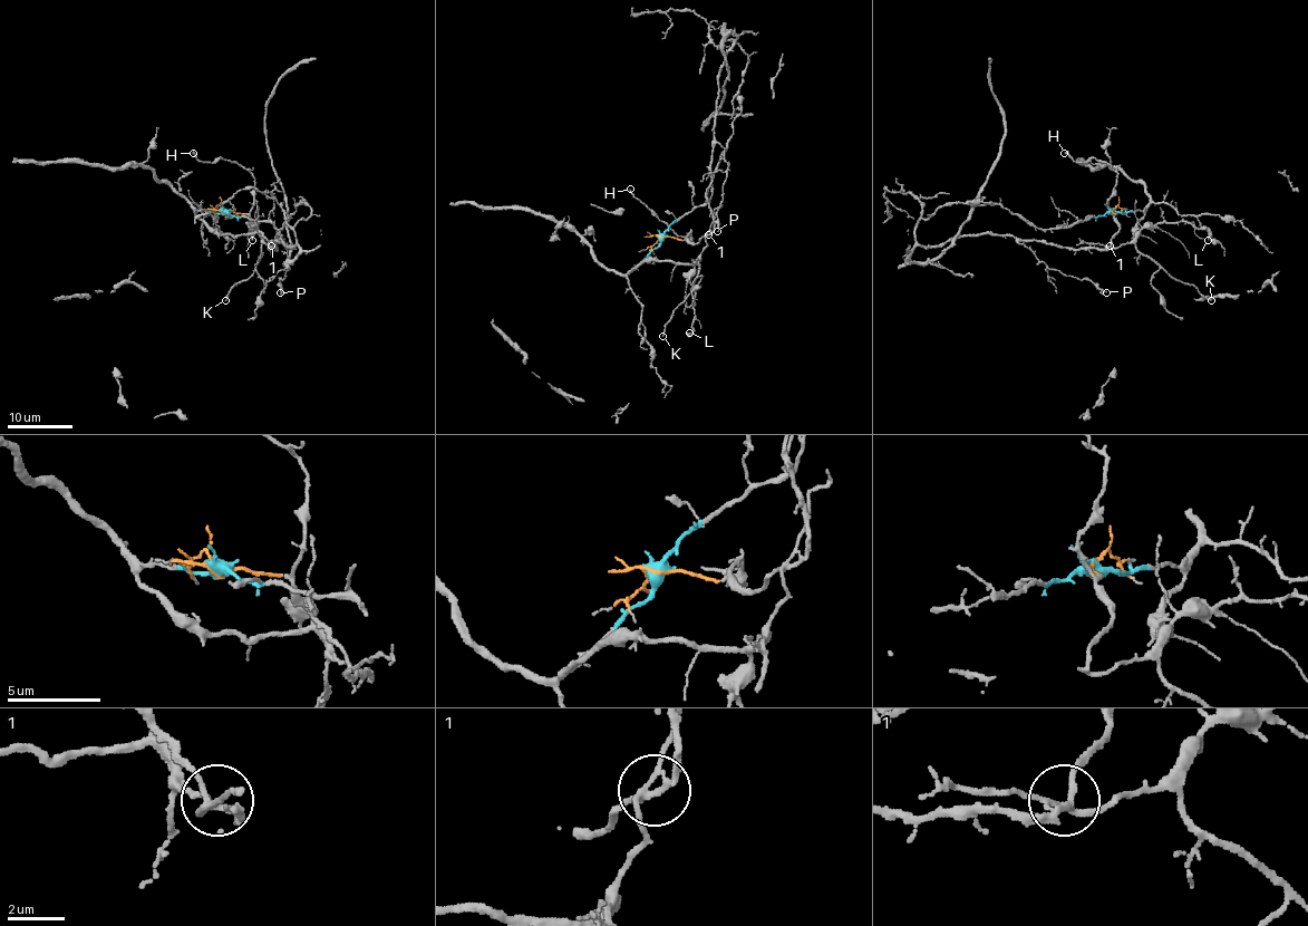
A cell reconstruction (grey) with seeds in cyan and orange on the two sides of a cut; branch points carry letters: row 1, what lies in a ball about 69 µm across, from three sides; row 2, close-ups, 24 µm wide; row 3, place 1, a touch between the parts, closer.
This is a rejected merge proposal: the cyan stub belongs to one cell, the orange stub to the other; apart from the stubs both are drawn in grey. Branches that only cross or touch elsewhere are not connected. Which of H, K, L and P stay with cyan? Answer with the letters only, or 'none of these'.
K, L

